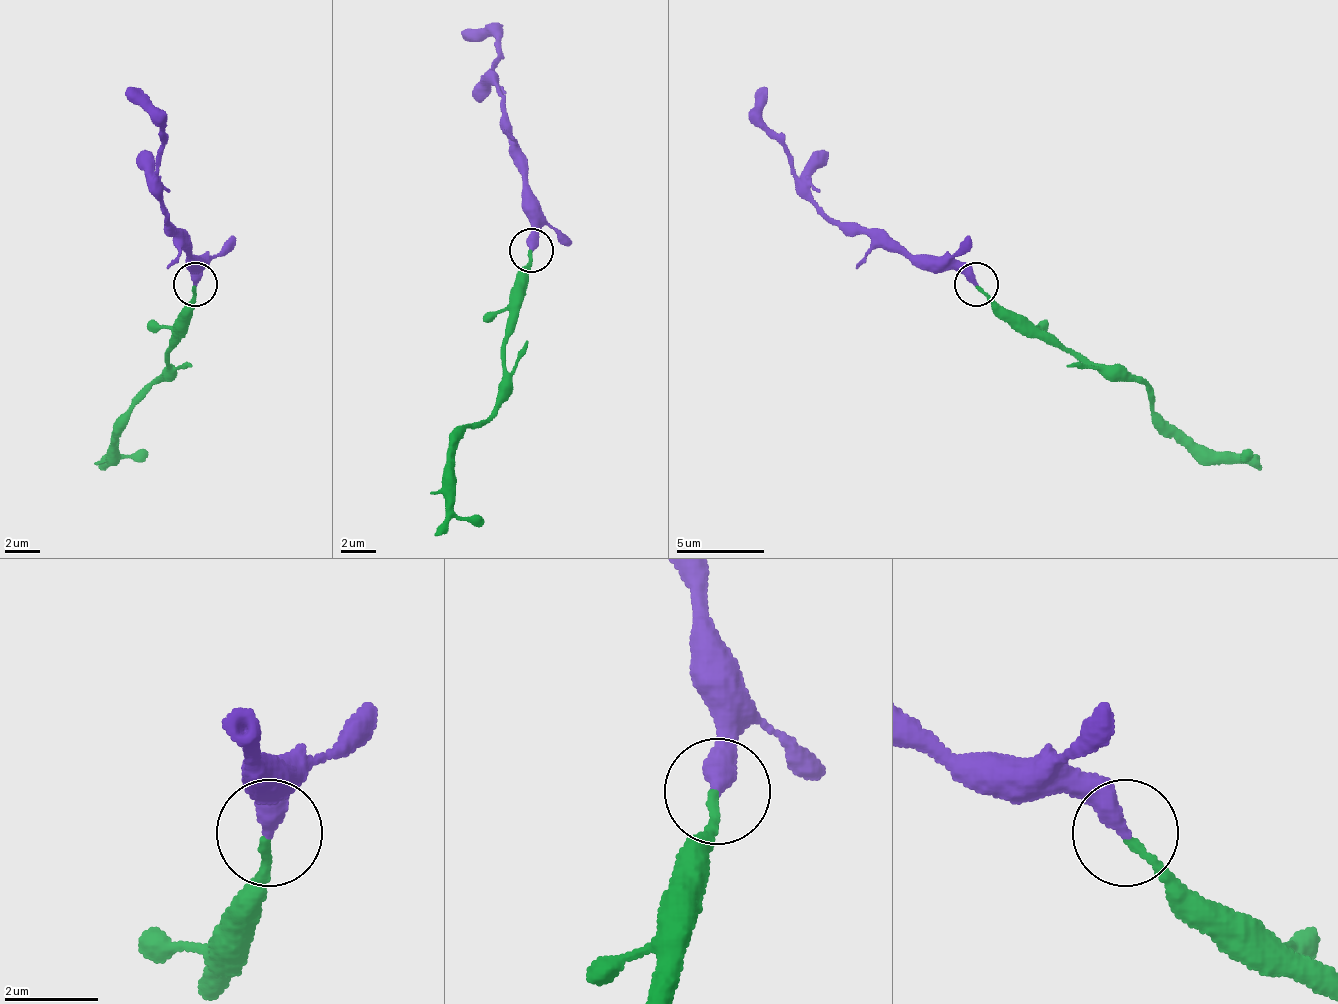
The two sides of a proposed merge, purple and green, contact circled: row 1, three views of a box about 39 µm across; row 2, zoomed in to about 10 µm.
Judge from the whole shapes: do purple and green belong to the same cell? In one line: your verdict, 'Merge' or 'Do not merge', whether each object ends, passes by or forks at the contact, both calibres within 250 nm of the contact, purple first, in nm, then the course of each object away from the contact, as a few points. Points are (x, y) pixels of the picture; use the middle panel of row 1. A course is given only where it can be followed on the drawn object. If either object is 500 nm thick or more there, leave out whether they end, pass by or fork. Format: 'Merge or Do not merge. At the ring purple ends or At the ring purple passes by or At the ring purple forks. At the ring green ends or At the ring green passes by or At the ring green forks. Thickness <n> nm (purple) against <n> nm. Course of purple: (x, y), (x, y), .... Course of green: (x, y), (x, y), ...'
Merge. At the ring purple ends. At the ring green ends. Thickness 400 nm (purple) against 170 nm. Course of purple: (533, 251), (533, 198), (510, 141), (510, 123), (493, 74), (497, 39), (462, 35). Course of green: (533, 251), (506, 344), (506, 397), (453, 445), (453, 511), (484, 525)

